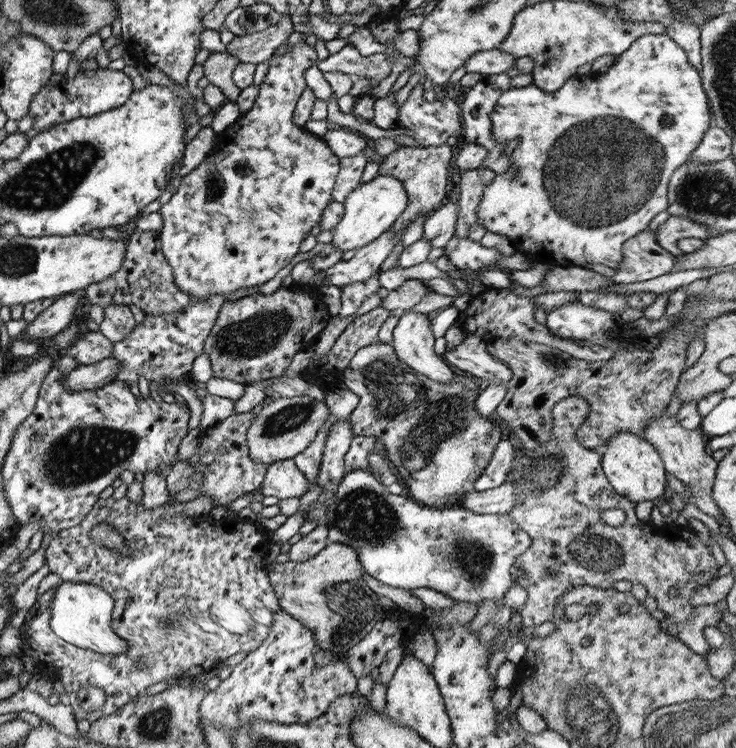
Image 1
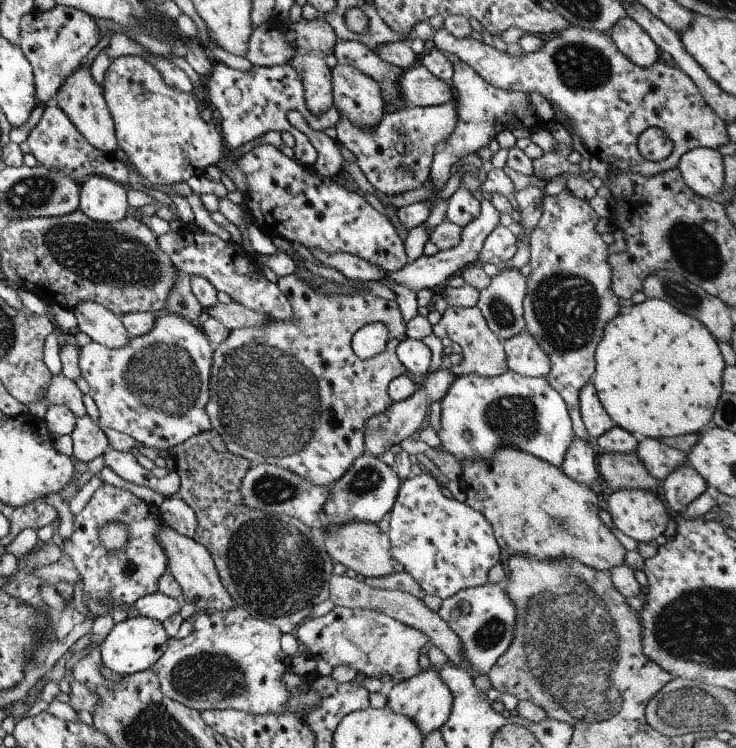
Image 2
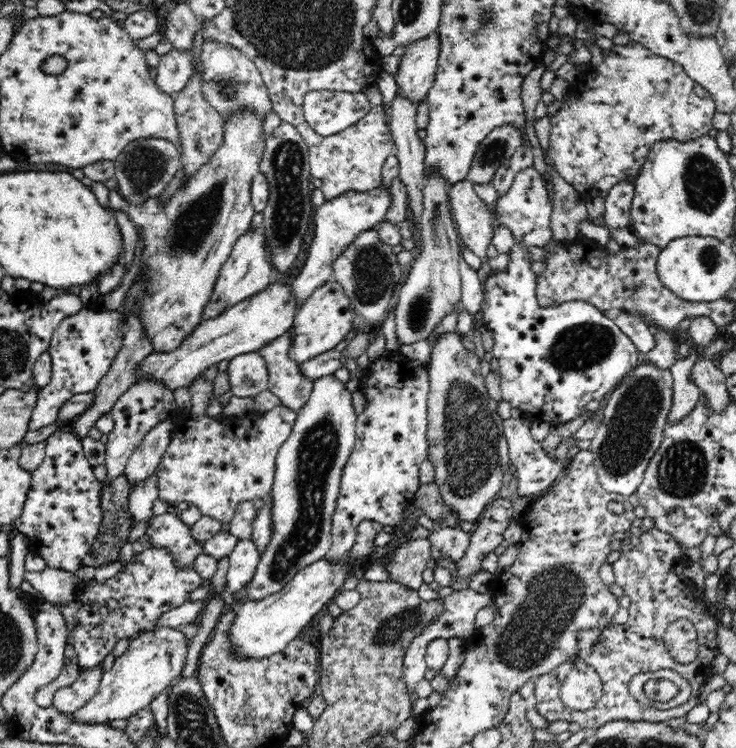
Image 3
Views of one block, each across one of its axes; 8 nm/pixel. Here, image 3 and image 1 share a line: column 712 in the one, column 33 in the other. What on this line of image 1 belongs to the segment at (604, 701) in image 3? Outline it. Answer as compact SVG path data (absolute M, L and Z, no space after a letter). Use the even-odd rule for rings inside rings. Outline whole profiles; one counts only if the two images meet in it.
M188 461L184 462L175 462L173 466L170 466L169 471L166 475L166 489L168 490L168 499L157 508L152 508L151 510L146 509L141 500L134 503L130 501L126 496L119 499L99 499L91 507L90 512L85 515L85 518L81 522L71 528L64 528L63 530L57 531L56 535L50 539L47 549L44 553L44 563L47 564L48 570L53 574L59 576L61 580L74 582L74 583L91 583L96 584L99 588L103 589L104 592L107 592L107 595L111 596L113 599L114 606L110 614L110 625L113 629L113 632L117 636L120 636L126 642L126 651L123 651L120 655L114 654L101 654L95 652L88 652L87 650L77 650L75 645L69 644L64 640L61 640L50 628L48 625L49 620L49 611L48 608L43 611L43 613L36 615L36 613L31 614L29 621L23 625L20 630L23 630L23 633L20 633L20 638L23 642L23 648L21 656L24 654L29 655L32 660L36 663L35 666L39 673L47 675L51 682L61 681L63 689L65 690L65 696L71 694L71 692L77 692L77 688L85 688L86 686L95 686L100 688L105 695L105 702L101 708L91 712L81 712L77 714L76 722L80 726L82 720L87 720L90 724L97 720L100 716L107 716L112 712L115 712L116 708L123 706L126 702L129 702L132 698L136 698L138 695L141 695L145 692L145 688L149 688L151 684L159 682L161 680L167 680L169 678L178 678L178 677L190 677L194 678L199 676L202 671L213 669L219 662L233 656L236 652L251 652L255 650L261 644L261 641L266 637L268 633L269 626L272 623L272 616L274 612L280 610L278 607L277 599L273 594L273 588L271 588L271 583L268 579L268 564L265 563L268 547L272 542L270 538L265 534L265 531L257 527L254 521L248 521L249 528L199 528L197 526L197 520L187 516L184 513L172 514L171 516L161 516L165 512L166 508L169 506L175 506L175 503L178 503L175 500L175 494L178 492L181 493L182 490L191 487L193 484L189 479L189 476L195 472L195 466L189 466ZM100 522L106 522L110 524L122 538L125 540L127 546L127 554L121 556L119 553L112 553L109 549L102 547L99 543L94 543L91 539L89 531Z

